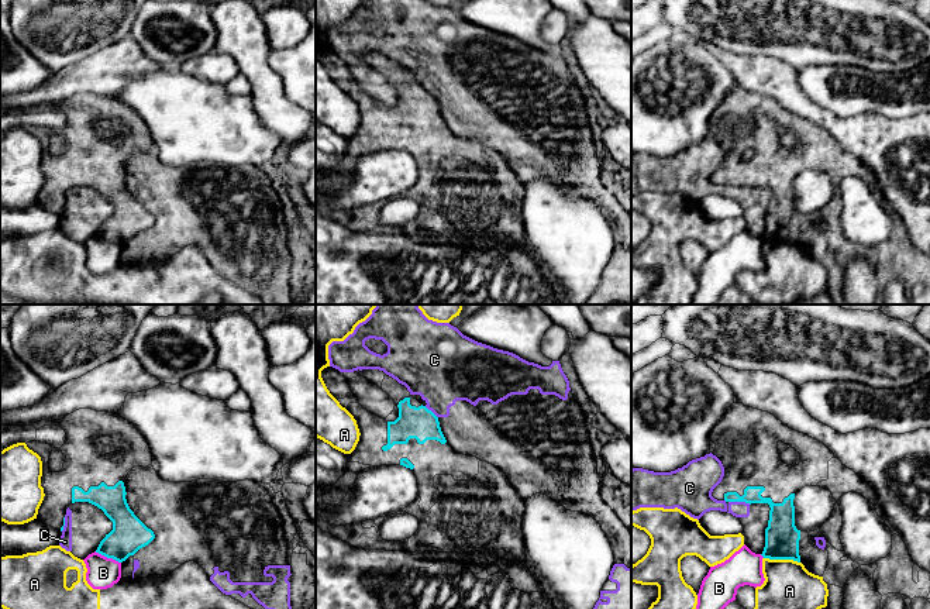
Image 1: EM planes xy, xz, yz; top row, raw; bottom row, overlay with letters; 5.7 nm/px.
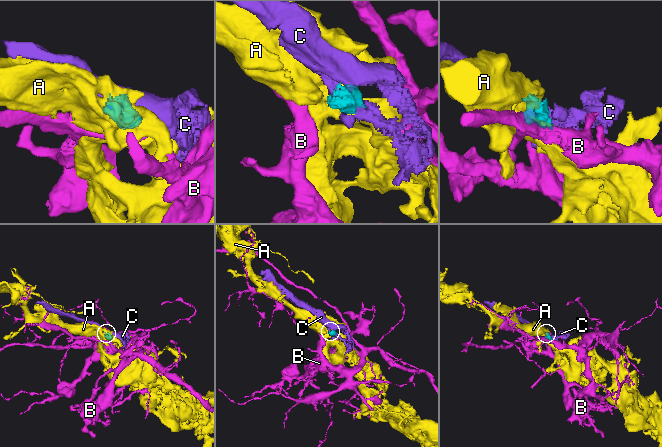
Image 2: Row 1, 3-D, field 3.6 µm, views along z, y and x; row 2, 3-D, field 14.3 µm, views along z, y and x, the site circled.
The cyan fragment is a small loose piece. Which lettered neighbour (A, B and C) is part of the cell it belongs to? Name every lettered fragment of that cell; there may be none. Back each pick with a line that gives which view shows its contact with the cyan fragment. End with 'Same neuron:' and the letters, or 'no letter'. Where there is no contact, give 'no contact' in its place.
Same neuron: no letter

